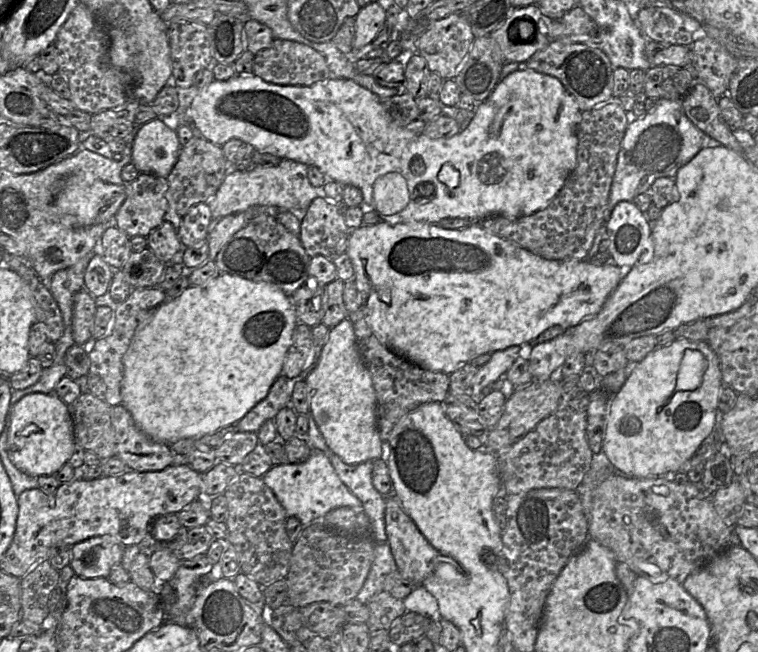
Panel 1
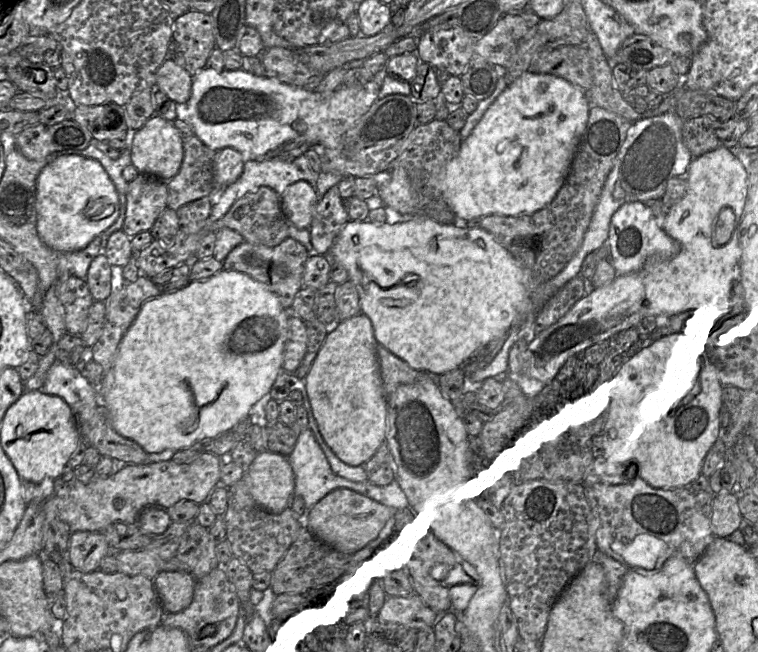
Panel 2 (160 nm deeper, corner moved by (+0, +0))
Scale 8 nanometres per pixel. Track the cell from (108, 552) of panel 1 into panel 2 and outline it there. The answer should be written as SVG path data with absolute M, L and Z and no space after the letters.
M77 531L70 535L68 554L74 569L88 573L99 569L109 548L102 532Z

